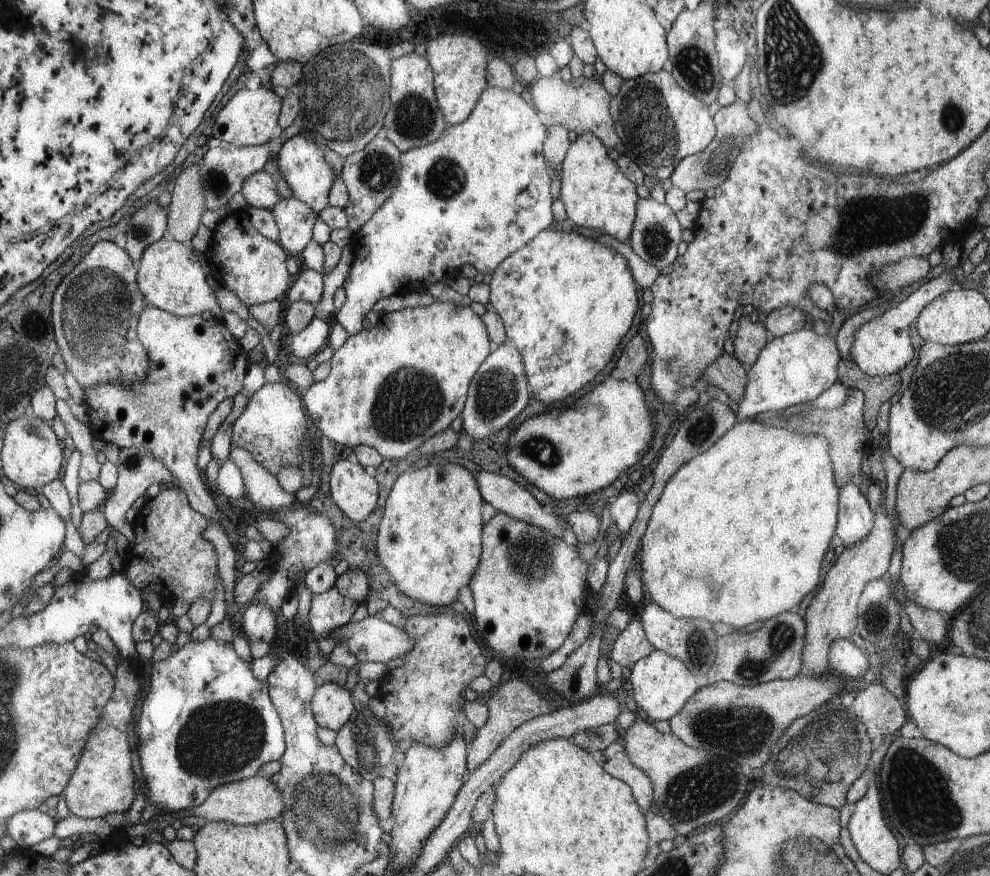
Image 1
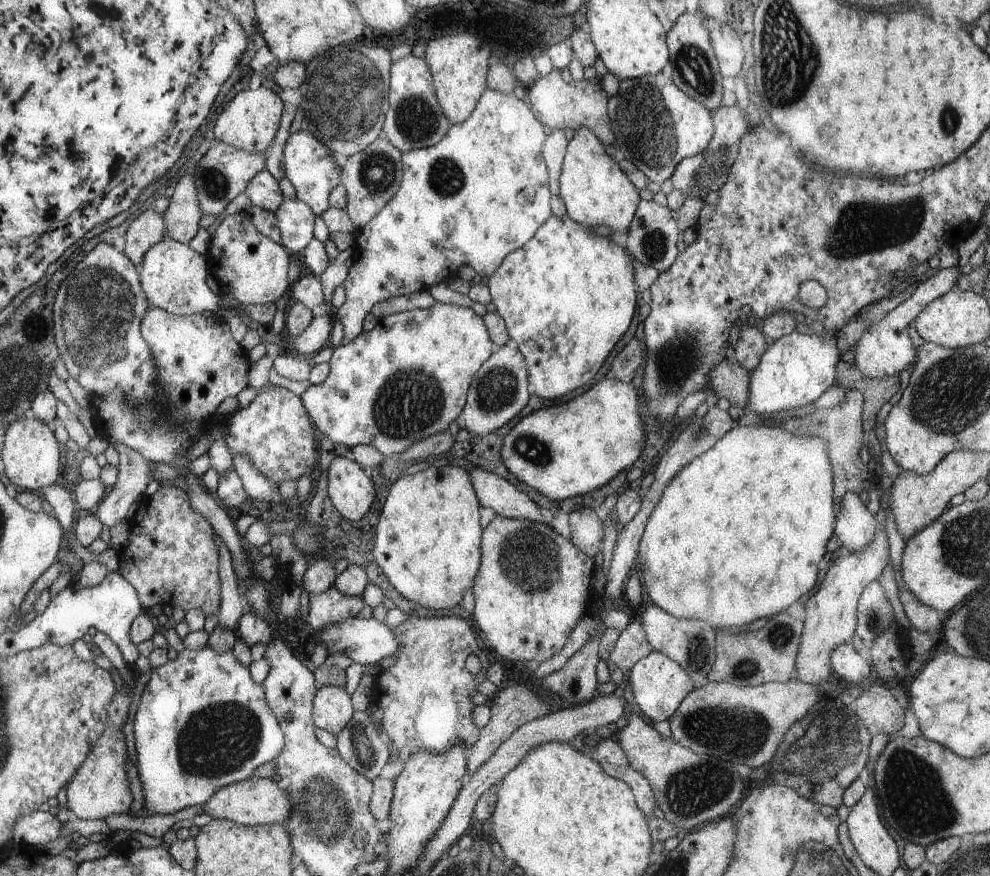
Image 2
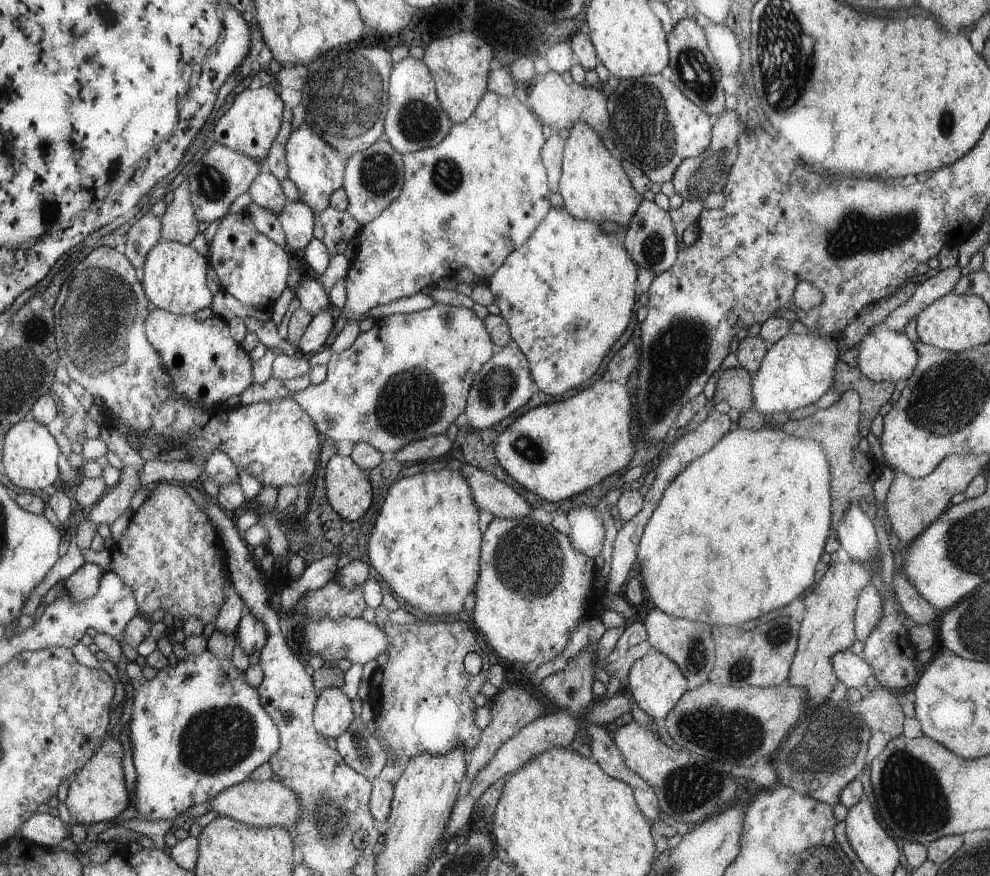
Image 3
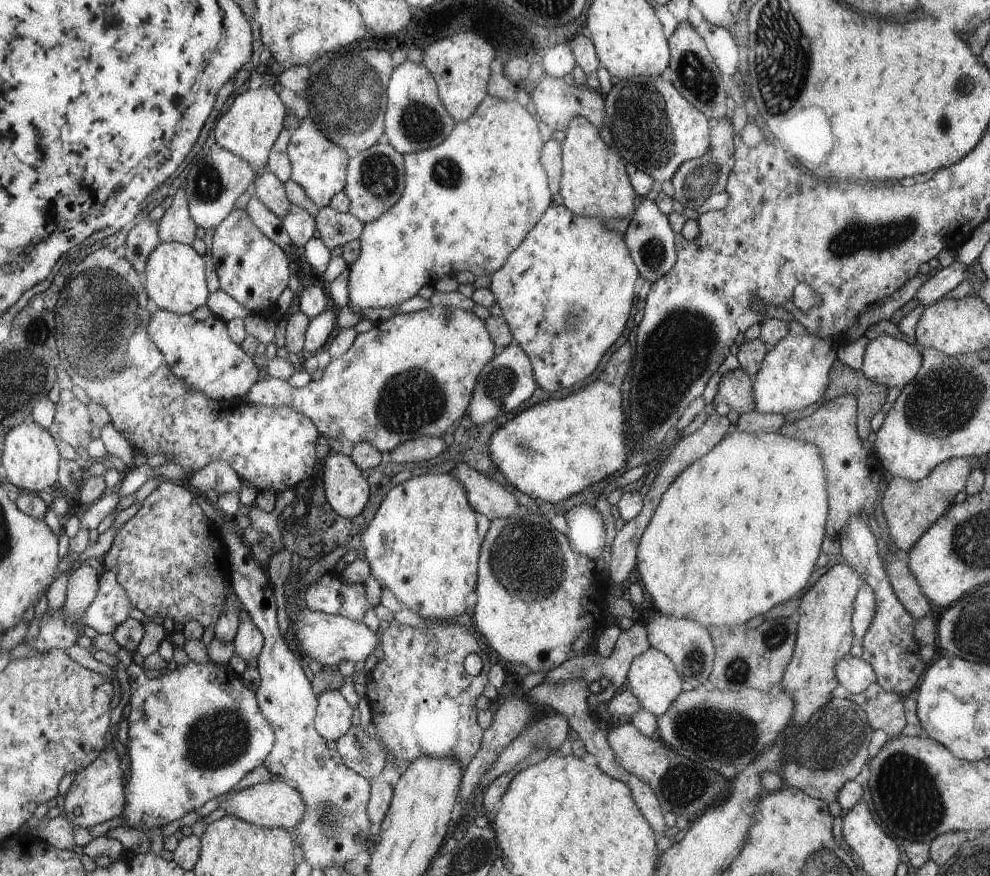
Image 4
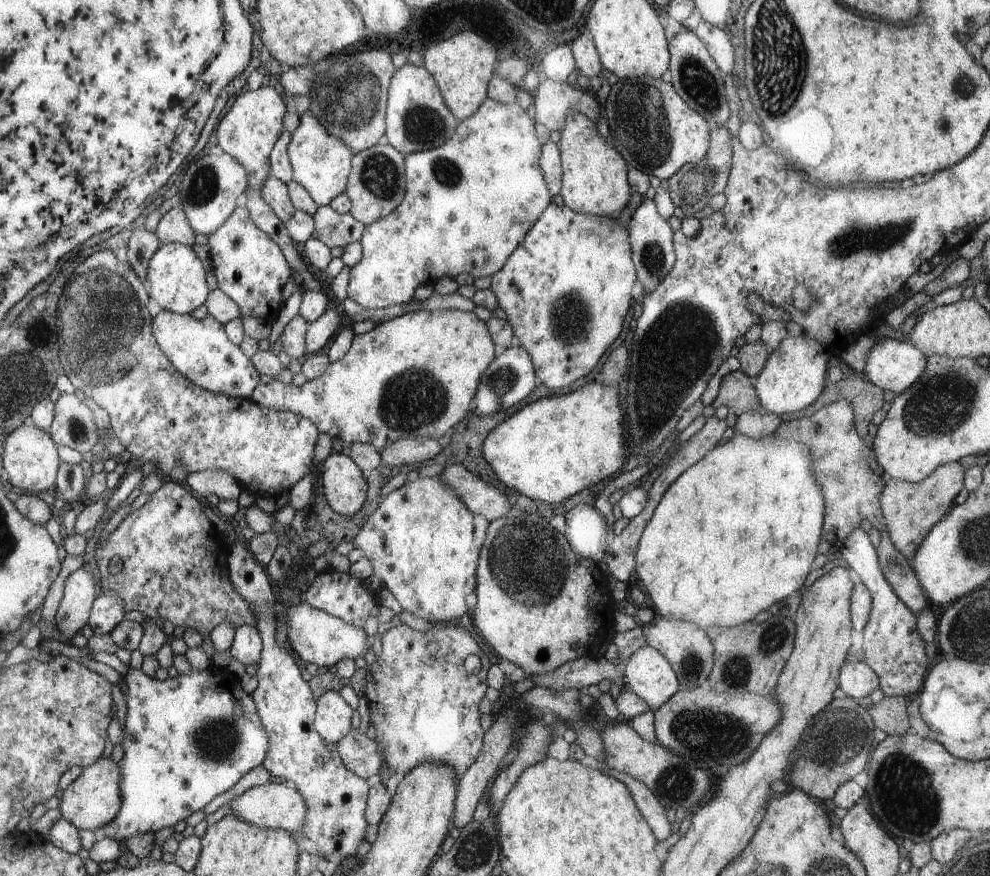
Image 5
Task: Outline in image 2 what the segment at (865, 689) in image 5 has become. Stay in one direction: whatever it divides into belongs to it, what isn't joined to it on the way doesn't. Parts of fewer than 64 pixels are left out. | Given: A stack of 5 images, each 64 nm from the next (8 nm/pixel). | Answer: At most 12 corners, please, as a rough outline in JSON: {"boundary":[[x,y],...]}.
{"boundary":[[850,644],[833,650],[834,676],[861,684],[872,674],[868,662]]}

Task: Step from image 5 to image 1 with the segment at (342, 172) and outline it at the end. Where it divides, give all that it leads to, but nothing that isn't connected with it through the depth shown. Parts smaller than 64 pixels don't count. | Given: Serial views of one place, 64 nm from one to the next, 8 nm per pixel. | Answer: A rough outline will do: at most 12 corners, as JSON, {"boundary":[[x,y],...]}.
{"boundary":[[298,134],[277,153],[281,177],[316,215],[337,180],[314,139]]}

